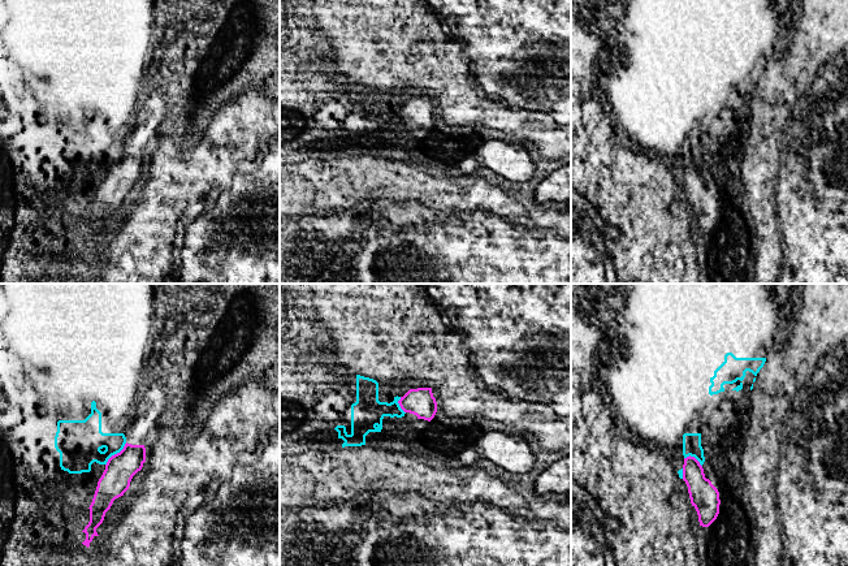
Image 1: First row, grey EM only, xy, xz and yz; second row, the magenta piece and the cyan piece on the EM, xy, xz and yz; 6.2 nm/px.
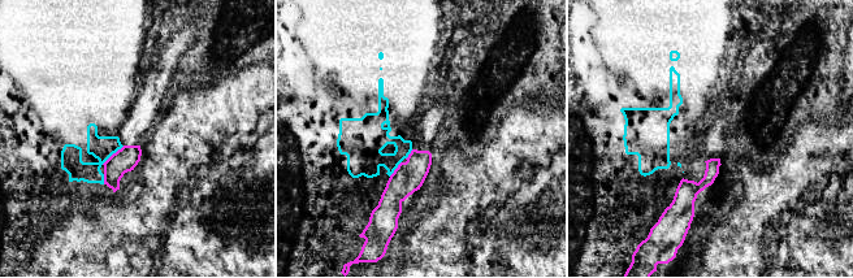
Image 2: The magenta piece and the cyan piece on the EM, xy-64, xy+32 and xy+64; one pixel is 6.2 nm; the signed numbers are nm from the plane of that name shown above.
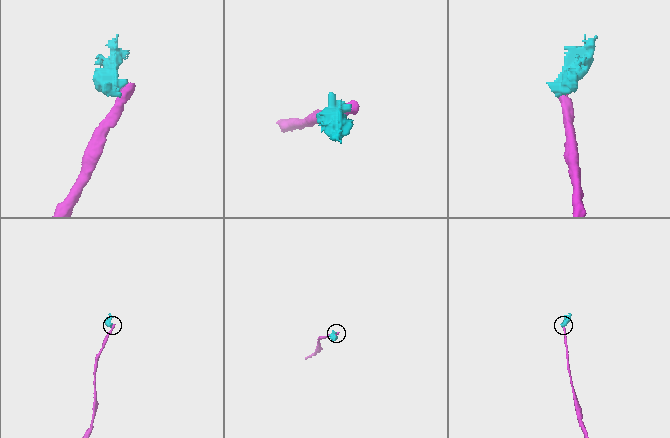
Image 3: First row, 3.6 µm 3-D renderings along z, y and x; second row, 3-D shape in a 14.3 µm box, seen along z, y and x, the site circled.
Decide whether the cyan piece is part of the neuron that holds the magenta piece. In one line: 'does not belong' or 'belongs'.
does not belong

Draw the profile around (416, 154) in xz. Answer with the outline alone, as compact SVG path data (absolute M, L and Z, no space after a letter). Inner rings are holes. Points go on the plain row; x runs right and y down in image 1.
M420 139L414 141L414 151L411 154L411 165L421 169L423 143Z

